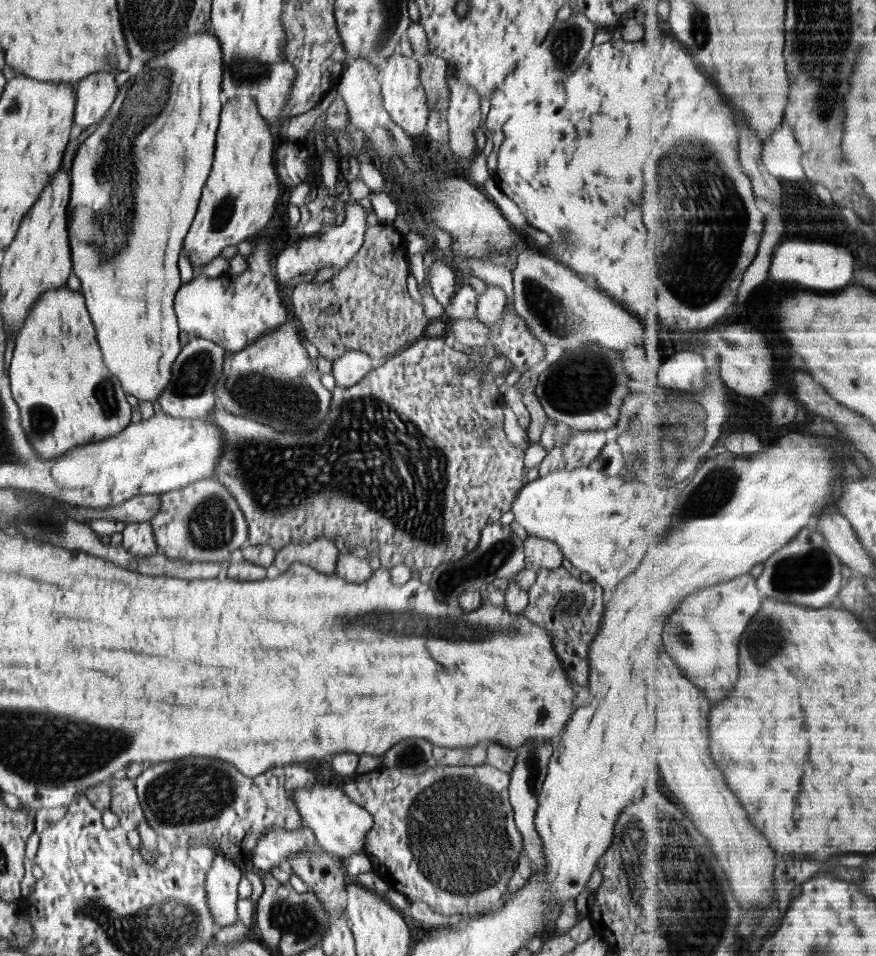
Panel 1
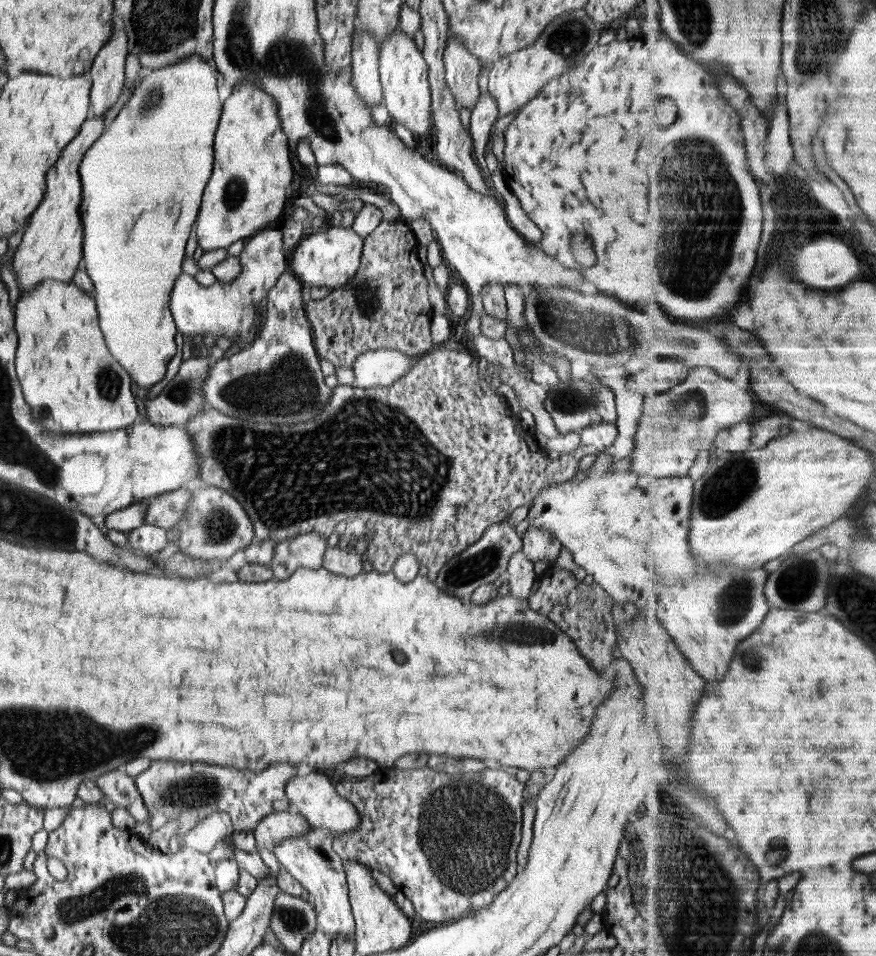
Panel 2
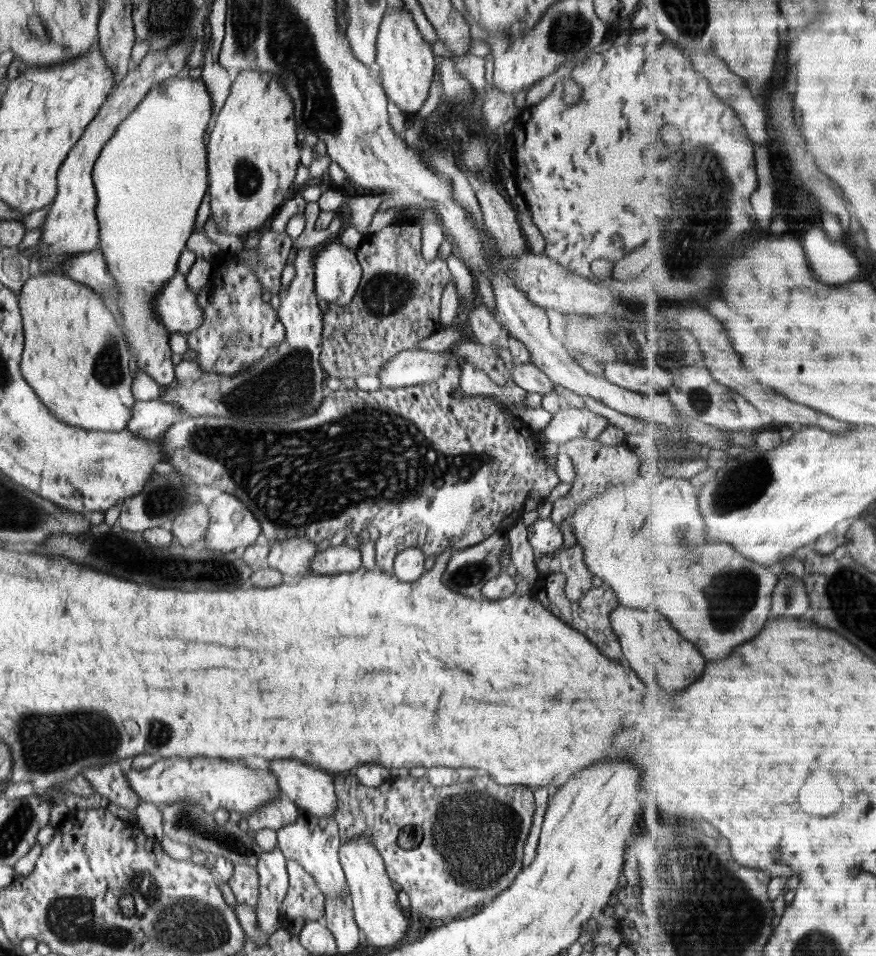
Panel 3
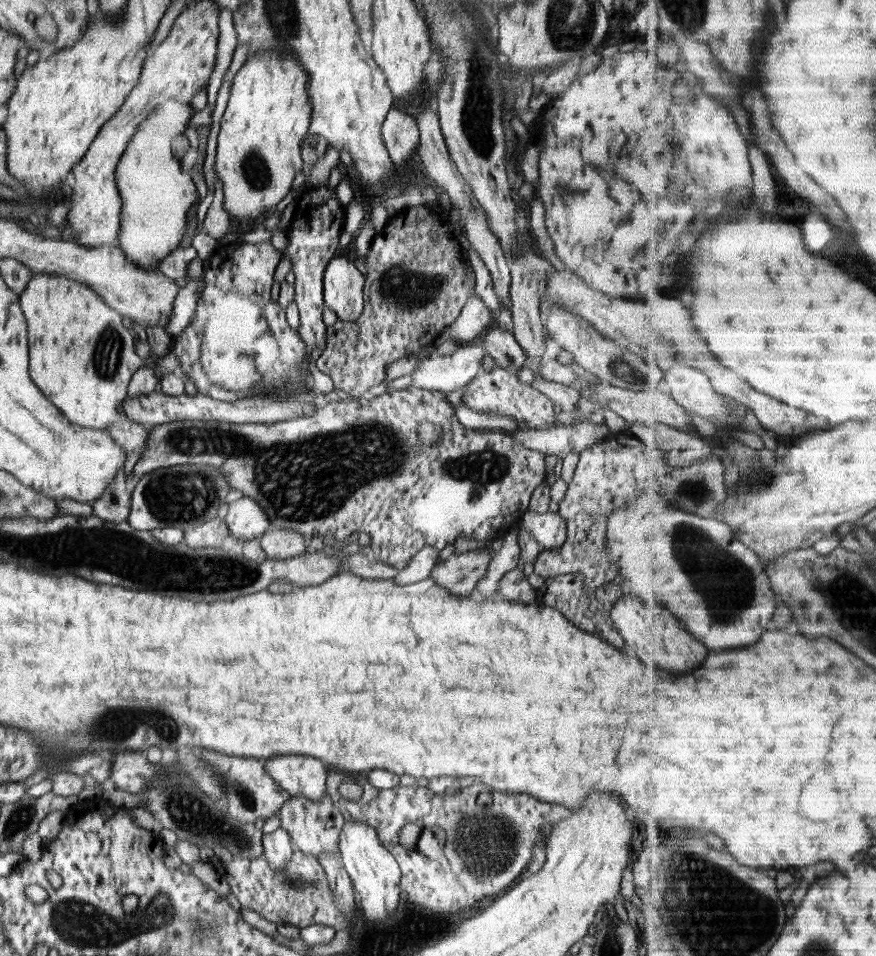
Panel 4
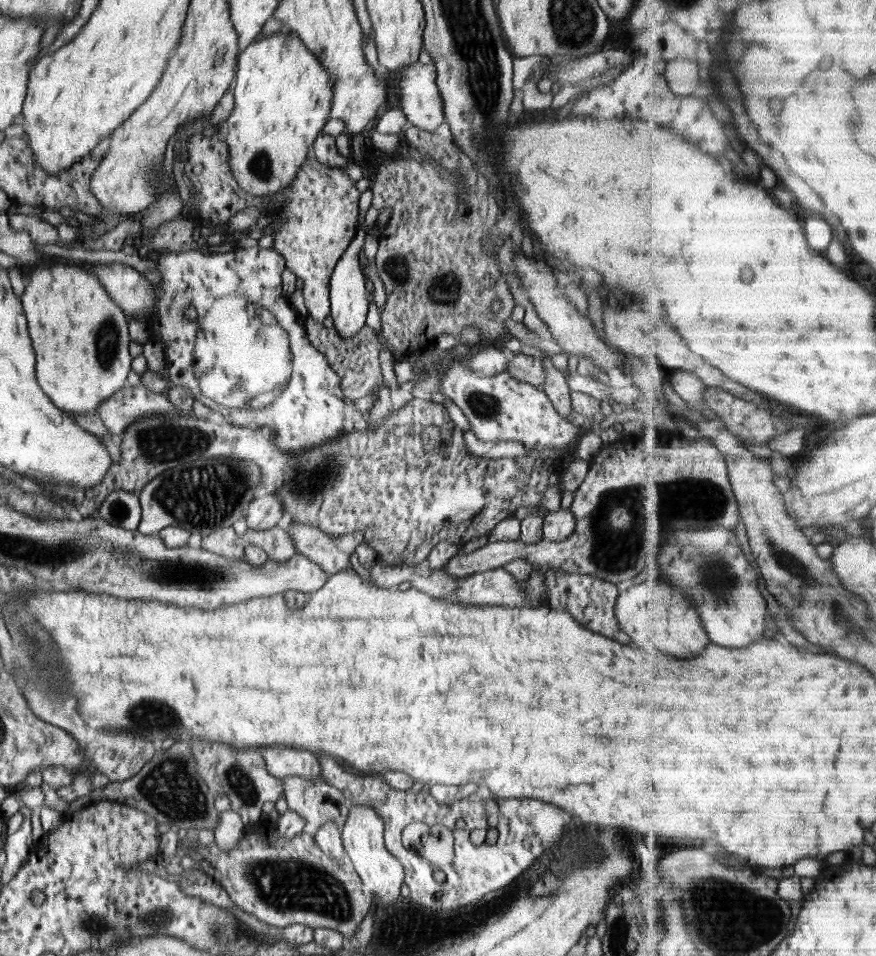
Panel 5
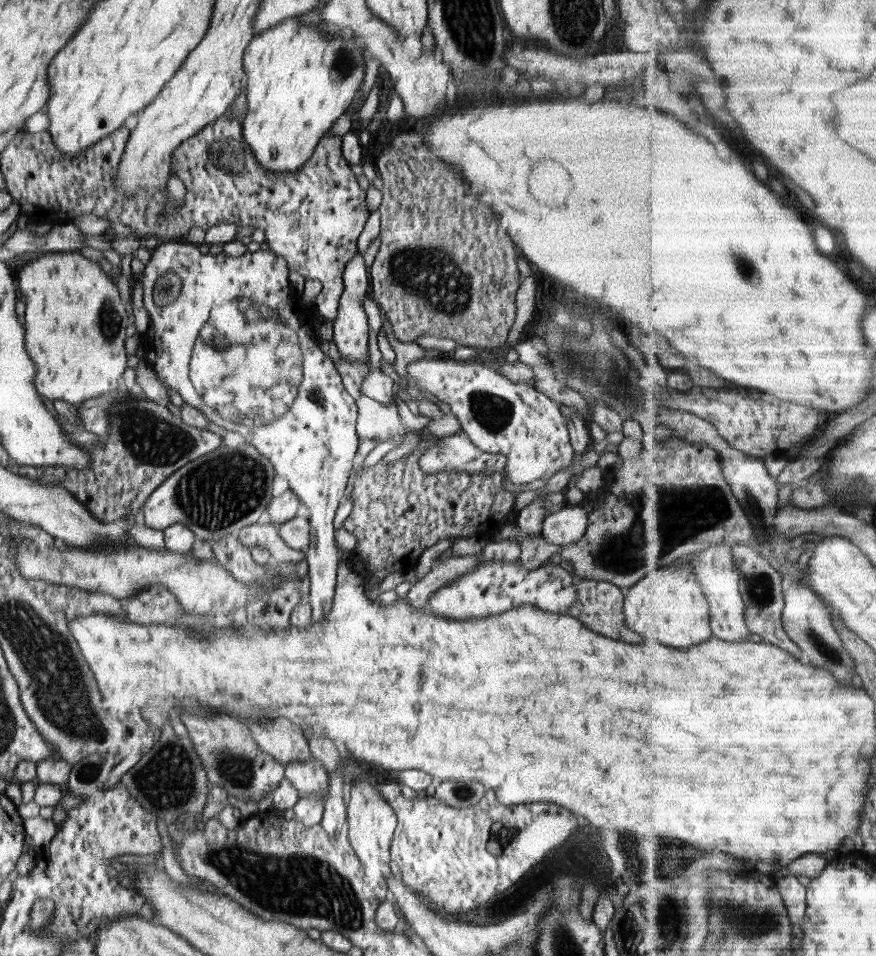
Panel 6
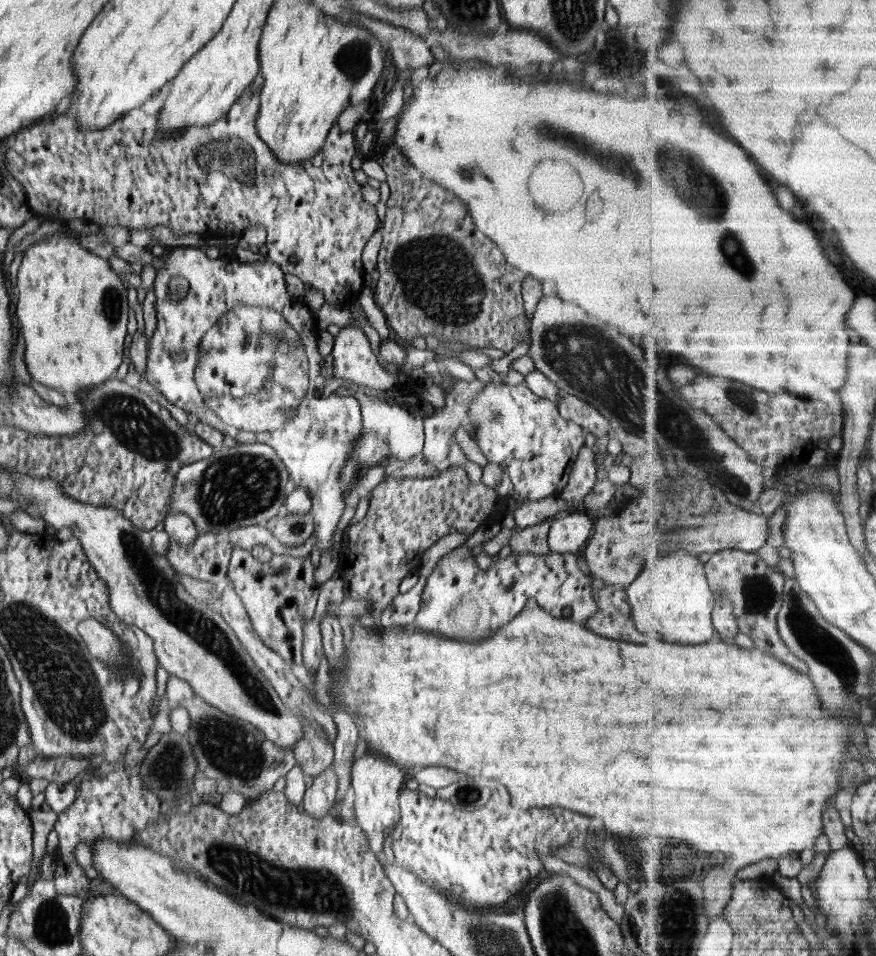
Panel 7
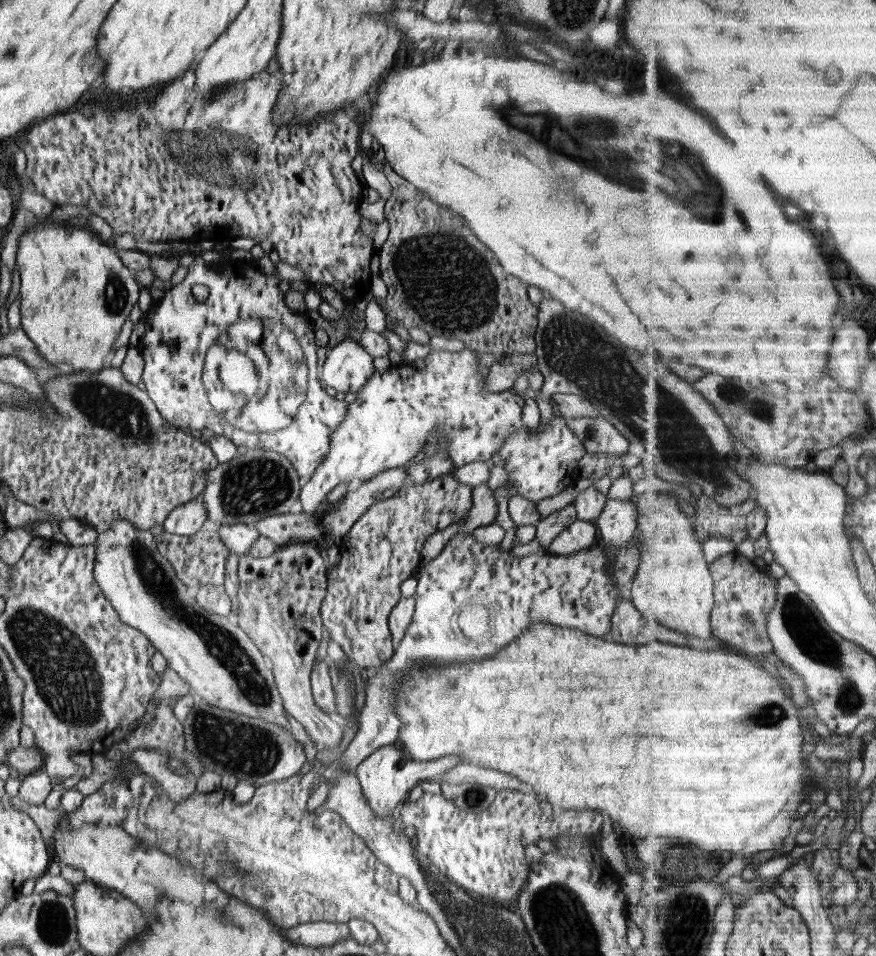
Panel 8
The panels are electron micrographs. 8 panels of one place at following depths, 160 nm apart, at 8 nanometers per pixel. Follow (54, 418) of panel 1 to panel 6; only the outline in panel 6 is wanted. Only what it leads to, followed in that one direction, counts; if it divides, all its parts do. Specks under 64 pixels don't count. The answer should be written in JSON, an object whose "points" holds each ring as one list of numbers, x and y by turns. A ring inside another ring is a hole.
{"points":[[79,252,50,253,24,262,18,274,18,286,25,296,25,347,36,367,35,387,48,400,63,400,79,405,81,402,106,395,122,387,122,374,128,355,124,350,129,310,104,270]]}

